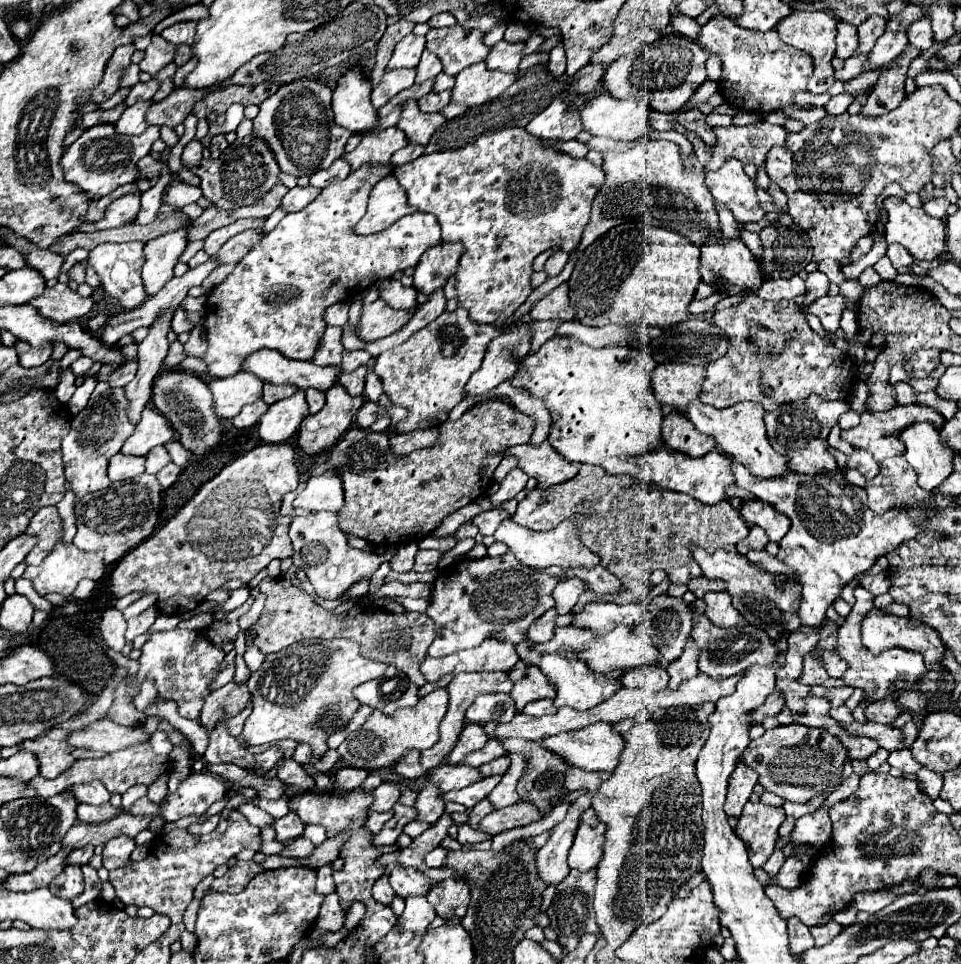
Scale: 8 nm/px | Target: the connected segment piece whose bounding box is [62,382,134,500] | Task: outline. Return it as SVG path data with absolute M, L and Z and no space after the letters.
M98 382L88 400L88 406L72 418L72 428L70 428L68 436L62 440L64 472L66 472L66 480L74 488L76 500L80 500L88 492L102 490L110 484L108 474L106 474L108 460L116 452L120 452L124 440L132 432L134 432L134 424L130 422L130 418L126 414L124 388L114 390L112 386L106 386L106 382Z

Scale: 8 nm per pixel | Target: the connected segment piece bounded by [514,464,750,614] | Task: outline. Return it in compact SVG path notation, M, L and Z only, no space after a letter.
M580 464L580 472L568 482L530 490L528 496L518 502L514 522L530 530L552 530L562 520L574 518L580 512L590 512L596 518L596 522L584 522L580 540L600 556L602 566L608 566L608 570L620 578L622 590L618 590L618 594L602 596L592 590L584 590L578 604L572 608L572 614L590 602L630 604L638 600L648 594L650 584L646 586L646 582L650 572L656 568L672 572L674 584L688 584L692 578L702 576L698 562L690 558L690 550L694 546L710 550L710 554L718 548L736 552L736 544L750 532L742 514L732 508L728 500L722 500L716 506L706 506L686 494L658 490L658 486L638 482L630 476L610 476L604 468L592 464Z

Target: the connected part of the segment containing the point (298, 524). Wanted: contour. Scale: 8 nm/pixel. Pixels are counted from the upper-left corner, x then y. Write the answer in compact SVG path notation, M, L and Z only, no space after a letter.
M312 512L308 516L296 516L290 524L290 536L294 546L294 564L302 568L318 596L326 600L340 598L356 580L370 578L372 572L385 561L390 561L396 554L397 548L387 548L385 556L379 556L374 552L354 550L348 546L346 534L338 528L338 514L330 512Z

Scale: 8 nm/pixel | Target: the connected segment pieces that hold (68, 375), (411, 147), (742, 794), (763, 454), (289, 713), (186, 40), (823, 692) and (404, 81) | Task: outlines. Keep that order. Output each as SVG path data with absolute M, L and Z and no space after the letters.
M66 370L64 376L60 376L60 384L58 384L56 390L54 390L54 394L56 394L64 404L72 398L72 394L74 394L74 390L76 390L74 380L76 380L76 376L72 374L72 370Z
M408 144L408 146L404 146L402 150L398 150L398 152L394 152L392 154L392 166L398 166L398 164L406 164L406 162L410 162L410 160L416 160L420 154L424 152L424 146L418 146L418 144Z
M738 760L738 766L728 780L728 796L726 796L726 804L724 804L724 810L728 816L738 818L742 814L742 808L748 802L756 782L758 782L758 774L754 774L754 770L750 770L750 766L746 766L742 760Z
M696 400L682 412L686 418L690 418L690 422L696 426L698 432L716 438L718 448L724 450L726 454L734 456L738 462L742 462L754 476L772 478L772 476L782 476L788 470L786 456L776 454L774 448L768 444L764 420L762 420L764 410L756 402L740 402L738 406L718 410L714 406L708 406L708 404L702 404L700 400Z
M312 638L266 654L262 666L248 680L254 710L244 724L242 738L250 746L290 738L310 744L314 754L322 756L328 750L328 736L342 730L360 708L352 690L362 682L380 678L386 668L384 662L364 658L362 646L348 638Z
M180 22L162 30L162 38L172 44L192 44L196 32L196 22Z
M814 686L814 688L812 688L812 694L814 694L814 696L824 696L824 698L828 698L830 704L836 706L836 708L842 706L842 704L850 698L852 692L854 692L854 690L848 688L848 686L842 686L842 688L822 688L822 686Z
M400 68L400 70L388 70L382 80L378 82L378 86L374 86L372 90L372 104L376 108L382 108L390 98L394 98L398 92L410 88L414 84L414 76L416 76L416 70L406 70L406 68Z

